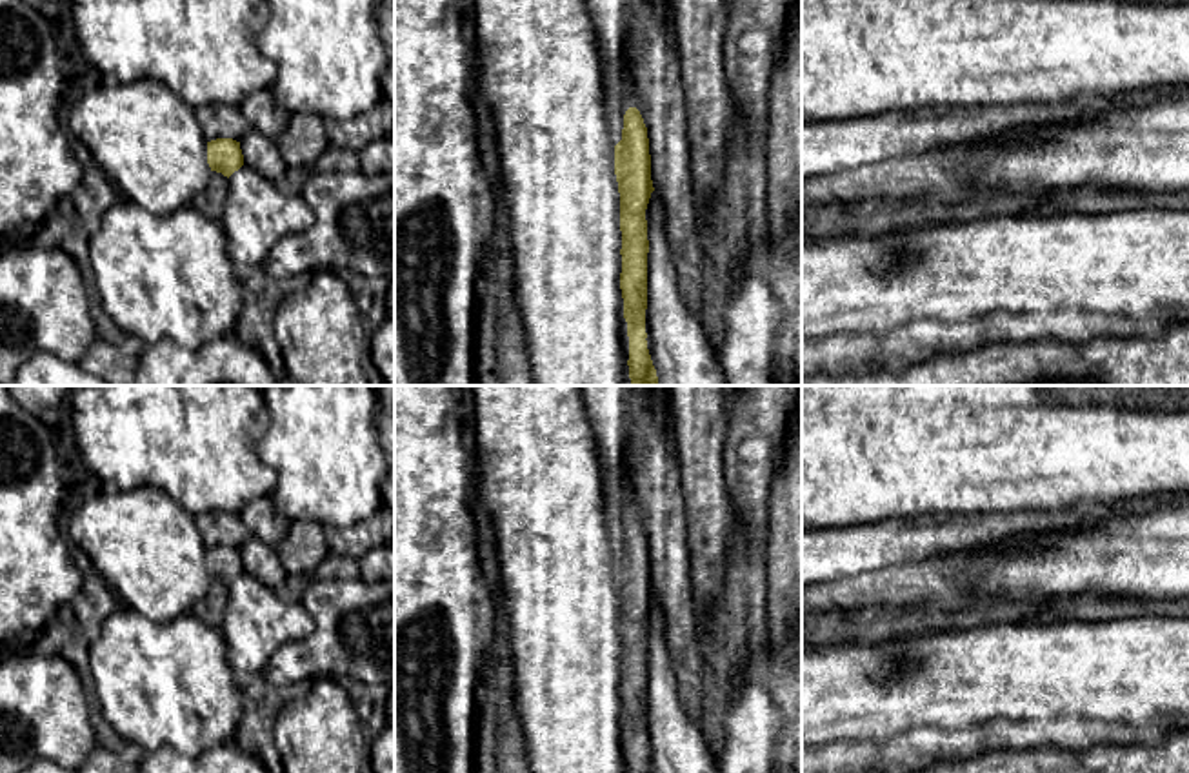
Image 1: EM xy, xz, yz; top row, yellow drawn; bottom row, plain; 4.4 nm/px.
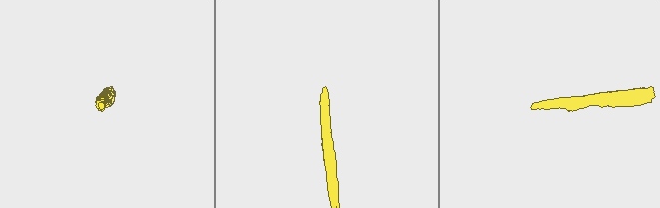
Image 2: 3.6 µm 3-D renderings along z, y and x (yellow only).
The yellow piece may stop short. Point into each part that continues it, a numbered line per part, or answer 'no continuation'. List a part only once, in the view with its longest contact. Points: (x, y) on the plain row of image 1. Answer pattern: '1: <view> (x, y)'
1: xz (617, 491)

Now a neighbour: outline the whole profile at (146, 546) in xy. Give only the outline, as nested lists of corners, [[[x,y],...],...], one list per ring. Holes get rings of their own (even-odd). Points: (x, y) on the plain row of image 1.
[[[105,486],[93,497],[76,498],[67,538],[93,562],[122,606],[158,624],[189,613],[207,593],[207,547],[196,520],[158,487],[120,491]]]

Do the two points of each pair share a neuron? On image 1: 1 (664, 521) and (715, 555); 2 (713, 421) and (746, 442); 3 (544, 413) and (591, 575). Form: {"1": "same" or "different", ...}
{"1": "different", "2": "different", "3": "same"}

